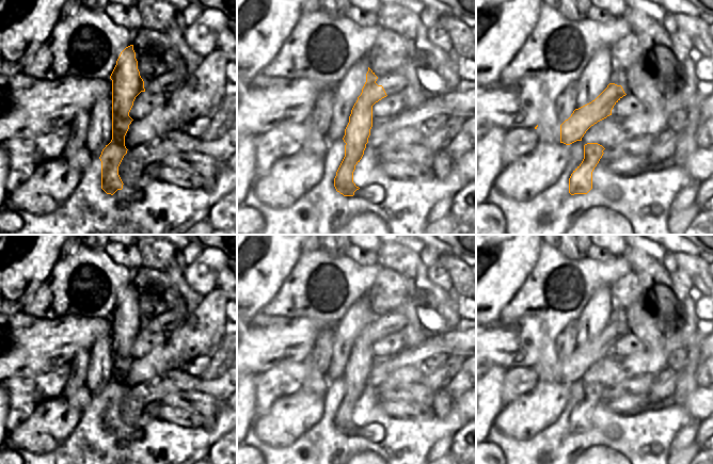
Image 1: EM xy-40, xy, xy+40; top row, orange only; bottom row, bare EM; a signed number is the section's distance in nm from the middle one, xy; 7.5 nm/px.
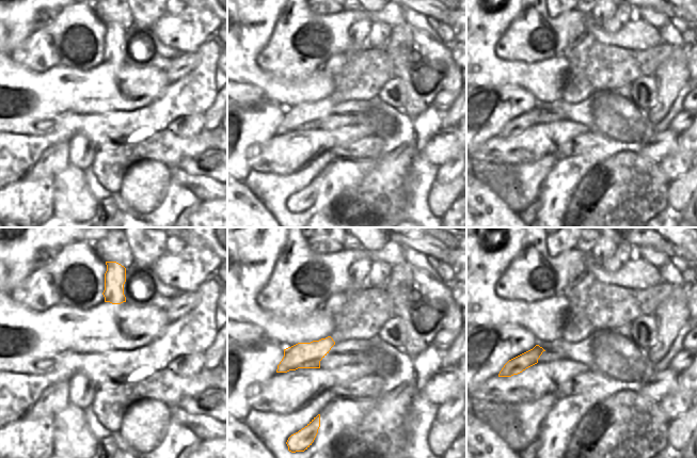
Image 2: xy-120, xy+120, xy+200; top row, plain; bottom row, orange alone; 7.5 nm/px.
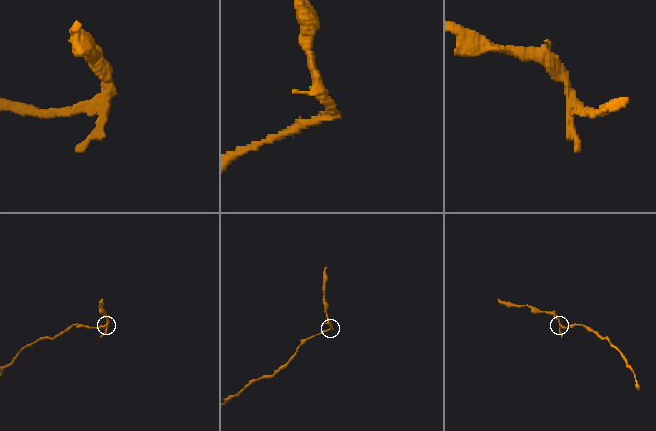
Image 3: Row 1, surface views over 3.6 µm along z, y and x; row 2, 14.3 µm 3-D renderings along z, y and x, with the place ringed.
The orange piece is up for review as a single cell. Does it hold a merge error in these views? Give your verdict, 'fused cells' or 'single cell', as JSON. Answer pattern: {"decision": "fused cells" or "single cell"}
{"decision": "fused cells"}

